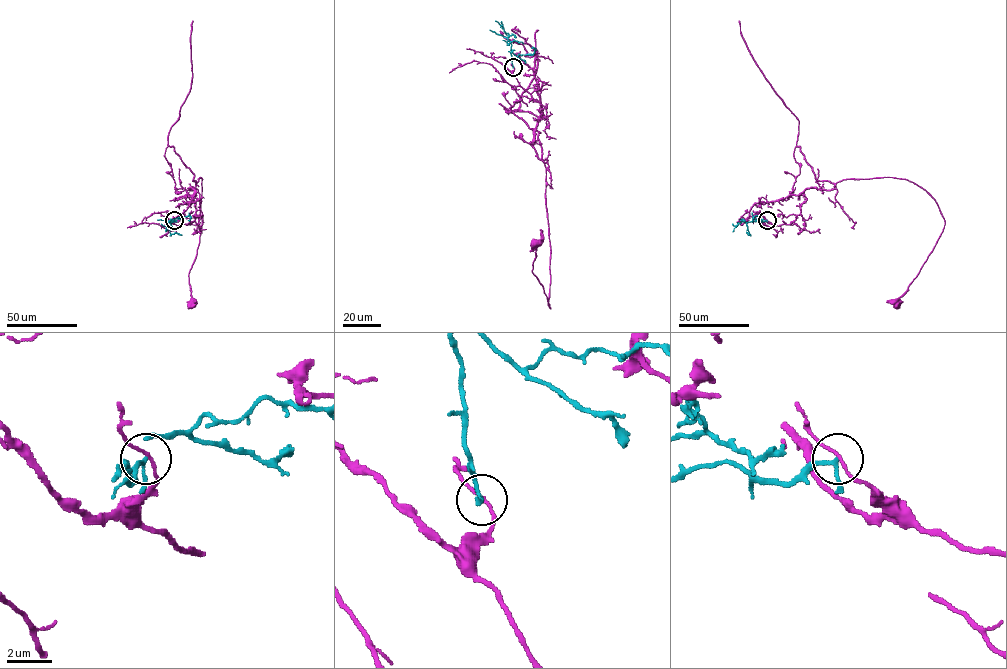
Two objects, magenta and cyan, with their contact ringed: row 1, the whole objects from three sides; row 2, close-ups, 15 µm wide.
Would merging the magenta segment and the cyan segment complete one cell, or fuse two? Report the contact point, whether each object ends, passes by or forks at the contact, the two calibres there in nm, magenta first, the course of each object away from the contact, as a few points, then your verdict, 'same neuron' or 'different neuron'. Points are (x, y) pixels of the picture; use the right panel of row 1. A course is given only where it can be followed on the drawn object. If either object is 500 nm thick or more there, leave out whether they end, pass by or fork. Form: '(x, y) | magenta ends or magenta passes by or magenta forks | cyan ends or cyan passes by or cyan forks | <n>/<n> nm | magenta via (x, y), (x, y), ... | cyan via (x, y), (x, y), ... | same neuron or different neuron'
(767, 220) | magenta passes by | cyan passes by | 120/150 nm | magenta via (767, 219), (789, 224), (806, 188), (832, 190), (843, 180), (893, 177), (922, 187), (945, 225), (898, 305) | cyan via (767, 219), (746, 223), (749, 235) | different neuron

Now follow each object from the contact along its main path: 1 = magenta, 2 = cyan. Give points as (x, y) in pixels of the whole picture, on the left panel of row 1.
1: (174, 219), (178, 225), (195, 220), (194, 191), (189, 189), (201, 177), (202, 225), (188, 274), (190, 305)
2: (174, 219), (170, 223), (170, 233), (182, 235)

